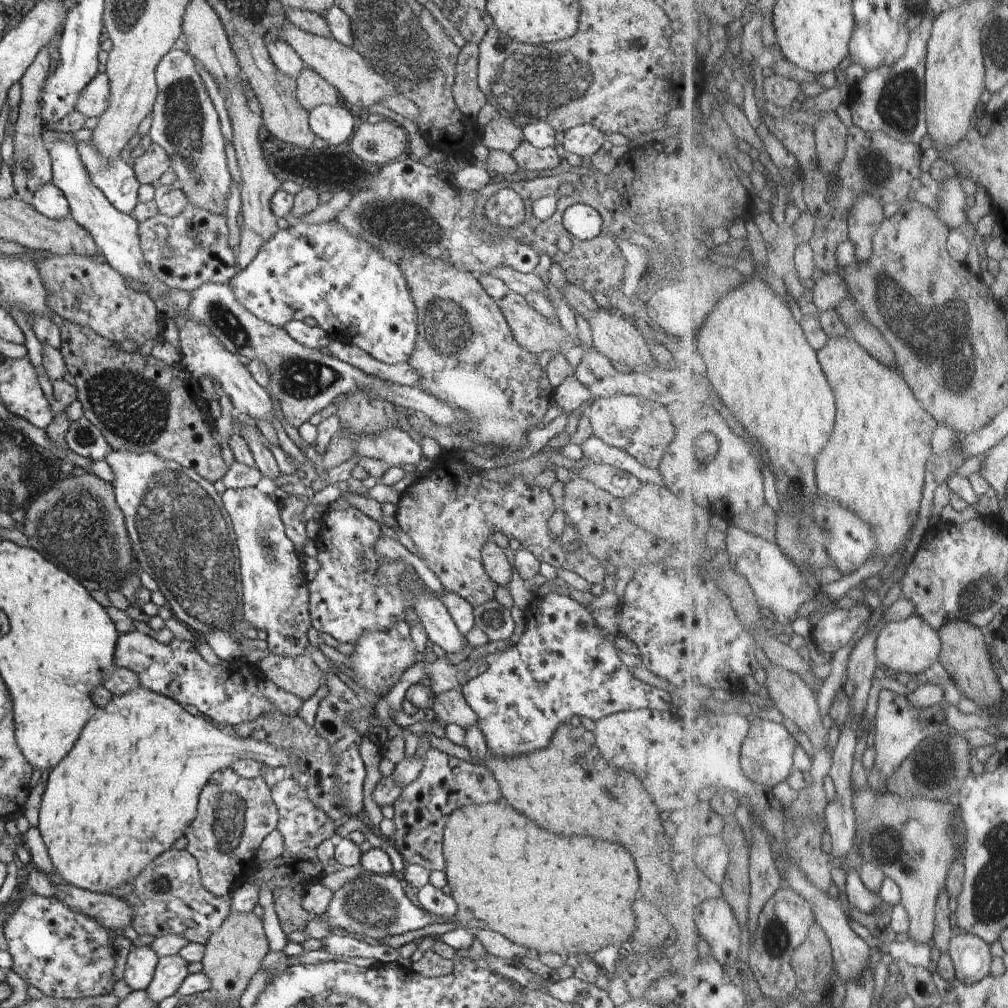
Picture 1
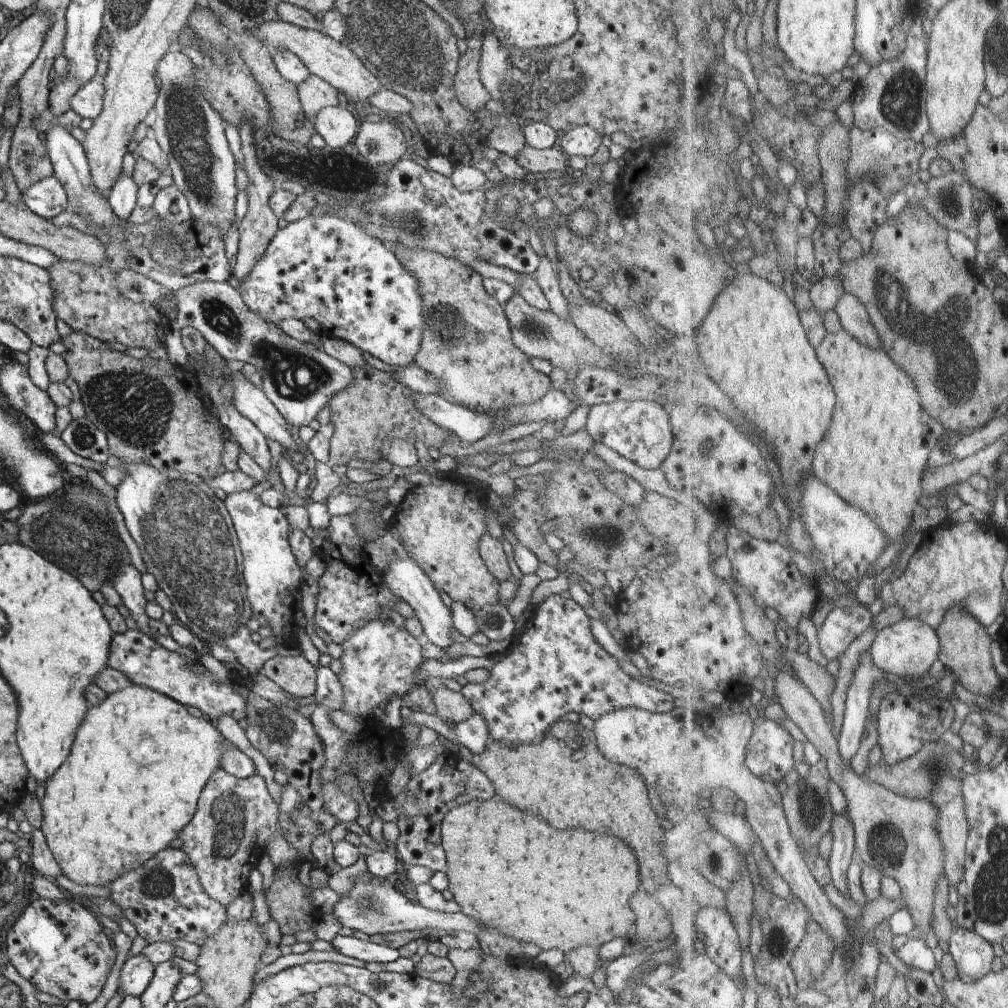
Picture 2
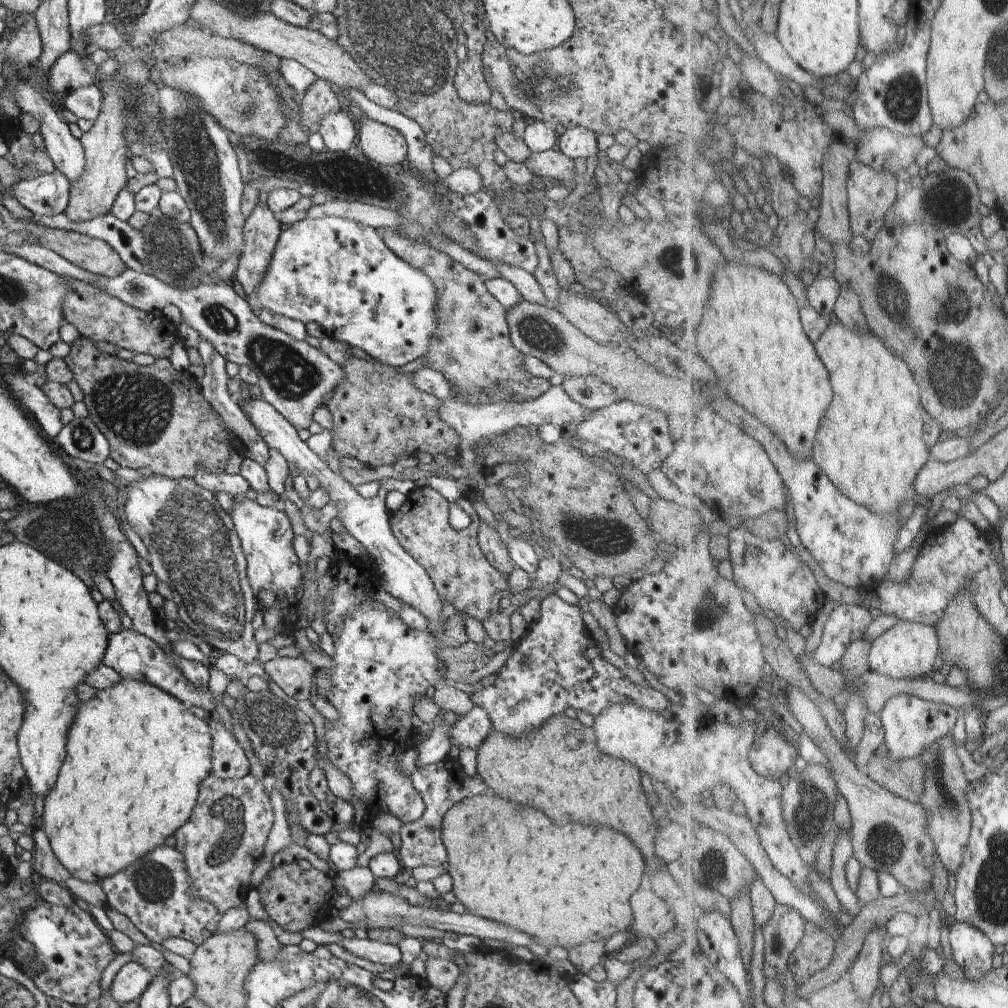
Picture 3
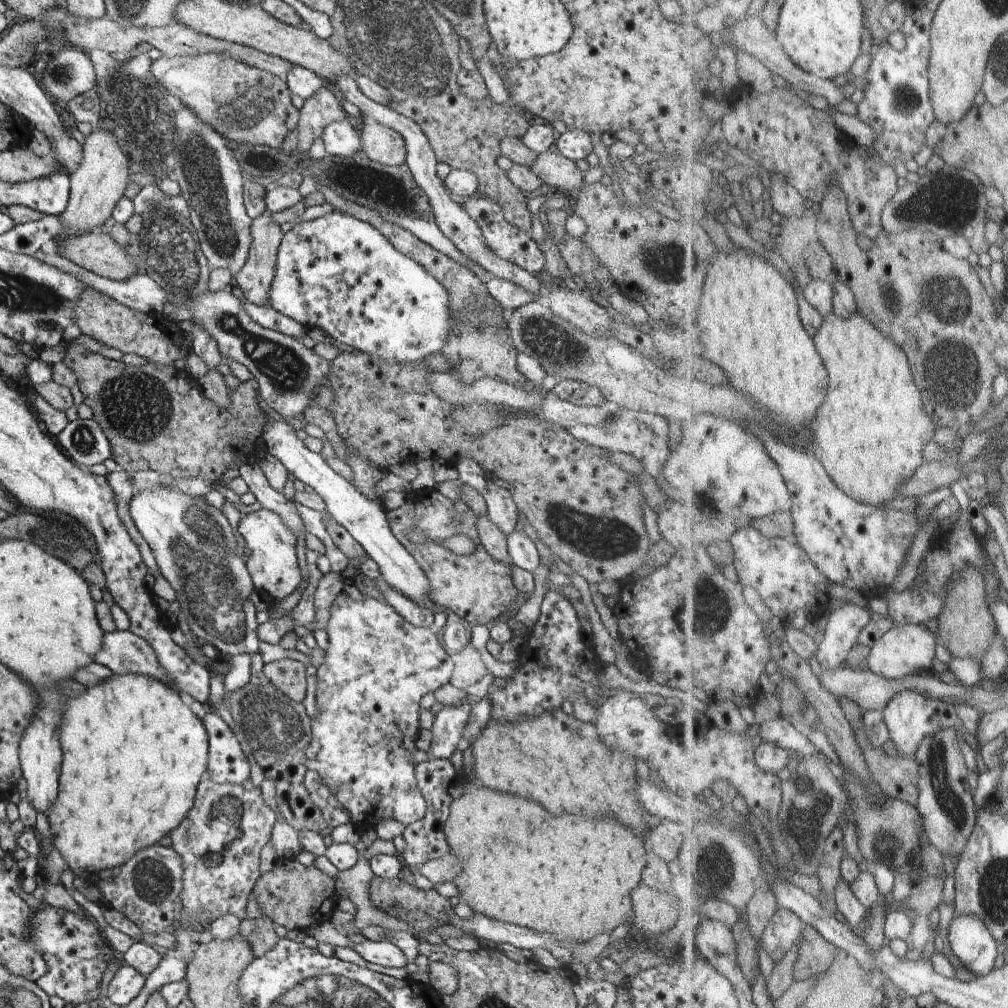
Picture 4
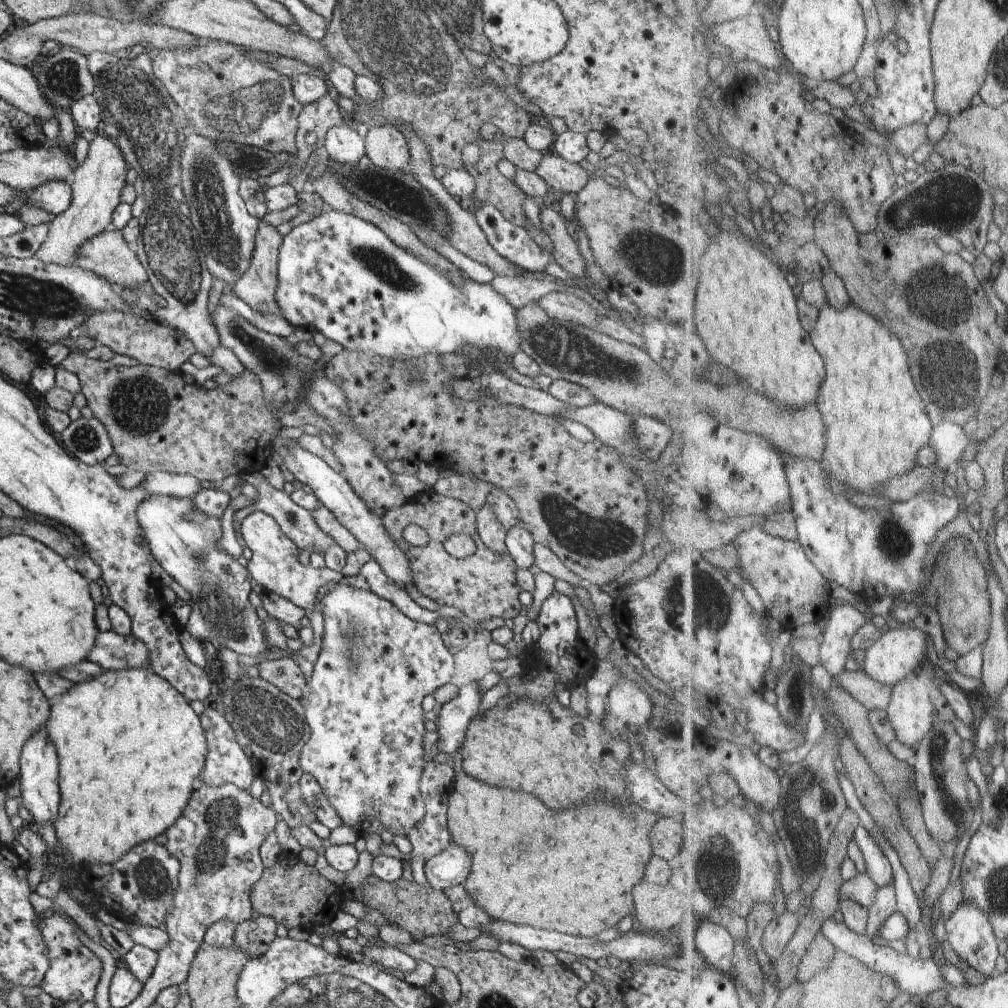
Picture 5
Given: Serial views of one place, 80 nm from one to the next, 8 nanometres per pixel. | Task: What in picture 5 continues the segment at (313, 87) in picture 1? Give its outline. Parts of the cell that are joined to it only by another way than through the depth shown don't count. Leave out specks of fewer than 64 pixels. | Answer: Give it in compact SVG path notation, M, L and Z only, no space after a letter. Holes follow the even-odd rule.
M328 93L322 99L303 106L297 119L295 149L298 152L294 156L295 161L304 166L313 152L324 151L328 130L343 124L340 109L339 104Z

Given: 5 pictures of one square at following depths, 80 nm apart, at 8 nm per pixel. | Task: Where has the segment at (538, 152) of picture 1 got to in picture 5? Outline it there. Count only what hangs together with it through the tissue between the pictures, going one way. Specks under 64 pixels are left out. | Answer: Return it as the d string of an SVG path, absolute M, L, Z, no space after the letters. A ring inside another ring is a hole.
M553 151L543 153L535 173L546 181L546 184L555 190L558 196L582 190L591 177L580 163L569 161Z

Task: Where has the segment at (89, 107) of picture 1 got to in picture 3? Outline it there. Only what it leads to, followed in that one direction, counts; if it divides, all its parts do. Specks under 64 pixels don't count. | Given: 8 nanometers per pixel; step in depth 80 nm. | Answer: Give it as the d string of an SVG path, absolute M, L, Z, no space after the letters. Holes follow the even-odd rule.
M90 83L66 95L63 104L78 118L95 121L100 114L100 104L102 104L102 92L98 83Z

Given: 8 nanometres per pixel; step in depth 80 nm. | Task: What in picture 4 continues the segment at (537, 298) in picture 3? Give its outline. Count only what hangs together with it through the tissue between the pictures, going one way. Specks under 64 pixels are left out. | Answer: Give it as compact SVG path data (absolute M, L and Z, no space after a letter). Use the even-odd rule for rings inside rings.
M346 75L336 79L336 84L342 90L342 94L346 100L356 104L361 110L362 115L366 120L376 121L377 123L389 126L396 132L399 132L405 140L407 148L407 157L405 163L408 165L410 172L412 173L415 183L425 192L431 204L433 215L433 222L436 226L466 255L471 258L473 262L477 262L484 268L489 276L500 277L503 280L514 282L517 286L522 286L524 290L532 292L532 294L538 294L542 291L542 284L537 279L535 274L529 274L526 270L520 268L512 262L506 262L499 256L496 256L489 250L485 243L482 231L480 227L467 215L467 212L460 205L460 200L456 199L446 189L444 182L436 176L436 163L438 161L433 148L429 144L429 140L423 133L421 126L410 118L398 114L392 107L388 105L379 105L372 99L369 99L358 88L356 77Z

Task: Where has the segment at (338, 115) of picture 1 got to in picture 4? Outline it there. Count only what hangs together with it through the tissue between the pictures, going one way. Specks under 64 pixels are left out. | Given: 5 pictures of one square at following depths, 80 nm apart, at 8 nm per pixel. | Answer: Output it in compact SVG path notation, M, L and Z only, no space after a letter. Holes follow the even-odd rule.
M348 119L331 122L324 127L320 137L325 146L322 154L351 157L362 149L361 138Z

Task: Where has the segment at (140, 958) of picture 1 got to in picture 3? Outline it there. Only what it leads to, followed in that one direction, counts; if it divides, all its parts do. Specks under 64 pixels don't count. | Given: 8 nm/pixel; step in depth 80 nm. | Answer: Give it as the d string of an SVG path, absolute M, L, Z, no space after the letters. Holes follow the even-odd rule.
M132 959L124 964L112 979L111 999L122 1005L130 1001L137 1001L142 996L150 984L152 971Z

